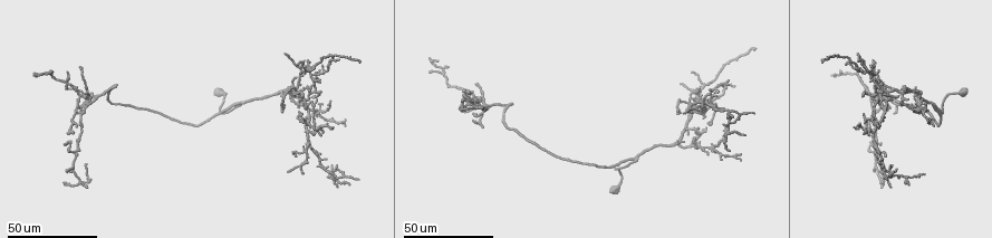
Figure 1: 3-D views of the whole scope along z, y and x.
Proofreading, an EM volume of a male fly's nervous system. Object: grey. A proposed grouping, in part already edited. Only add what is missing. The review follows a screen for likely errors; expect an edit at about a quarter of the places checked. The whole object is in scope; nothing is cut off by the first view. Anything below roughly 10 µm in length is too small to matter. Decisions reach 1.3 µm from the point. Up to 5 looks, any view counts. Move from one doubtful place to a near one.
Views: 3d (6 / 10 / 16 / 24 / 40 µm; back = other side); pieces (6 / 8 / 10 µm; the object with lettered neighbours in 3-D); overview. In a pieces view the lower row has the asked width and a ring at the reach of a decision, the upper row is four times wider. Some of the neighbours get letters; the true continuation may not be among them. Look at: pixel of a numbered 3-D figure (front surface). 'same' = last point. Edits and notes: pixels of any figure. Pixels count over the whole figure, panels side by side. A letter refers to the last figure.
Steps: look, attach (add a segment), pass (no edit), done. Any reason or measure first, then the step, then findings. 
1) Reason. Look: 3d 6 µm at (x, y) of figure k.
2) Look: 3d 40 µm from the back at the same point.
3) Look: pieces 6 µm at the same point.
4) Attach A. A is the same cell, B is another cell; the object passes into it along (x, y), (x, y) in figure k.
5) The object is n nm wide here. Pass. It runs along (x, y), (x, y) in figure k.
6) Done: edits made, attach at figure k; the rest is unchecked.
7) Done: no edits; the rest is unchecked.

Look: 3d 40 µm at (295, 76) of figure 1.

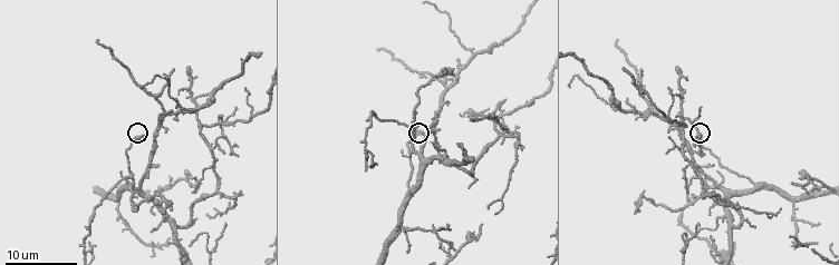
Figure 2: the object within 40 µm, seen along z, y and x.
Look: pieces 8 µm at (140, 136) of figure 2.

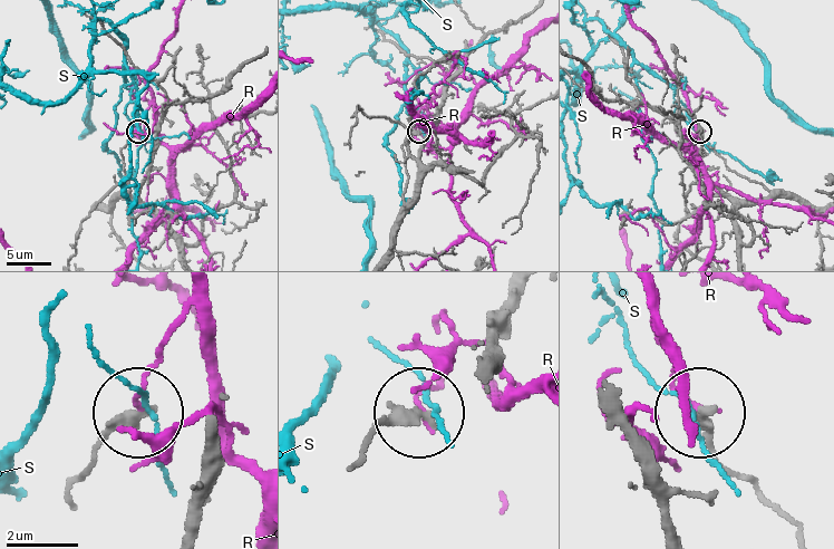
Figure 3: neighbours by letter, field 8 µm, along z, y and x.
Pass. R and S are other cells; none of them fits.

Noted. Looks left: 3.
Look: 3d 40 µm at (885, 157) of figure 1.

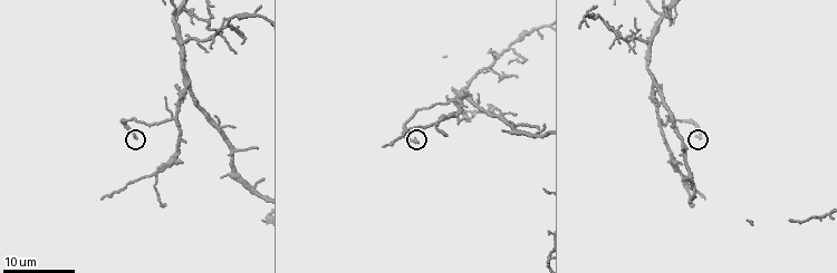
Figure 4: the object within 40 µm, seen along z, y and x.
Look: pieces 10 µm at (701, 139) of figure 4.

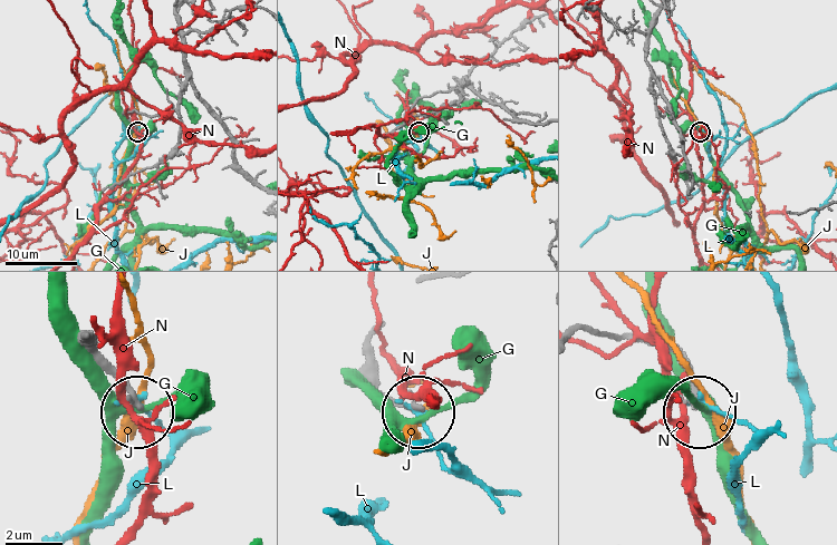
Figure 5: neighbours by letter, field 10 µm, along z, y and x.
The object is 210 nm wide here. Pass. G, J, L and N are other cells; it runs along (369, 373), (392, 398), (415, 407) in figure 5; none of them fits.

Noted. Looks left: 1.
Done: no edits; the rest is unchecked.

